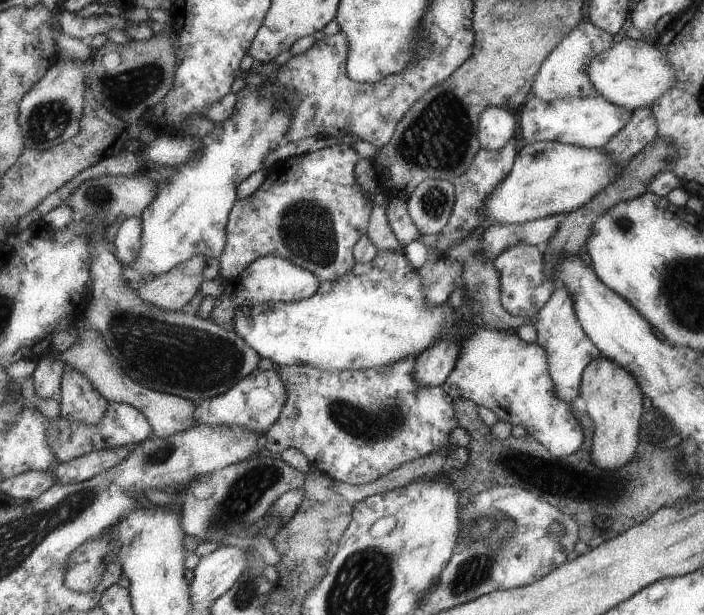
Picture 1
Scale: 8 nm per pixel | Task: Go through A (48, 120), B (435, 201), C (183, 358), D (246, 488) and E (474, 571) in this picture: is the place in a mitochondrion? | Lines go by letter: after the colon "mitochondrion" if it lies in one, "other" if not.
A: mitochondrion
B: mitochondrion
C: mitochondrion
D: mitochondrion
E: mitochondrion

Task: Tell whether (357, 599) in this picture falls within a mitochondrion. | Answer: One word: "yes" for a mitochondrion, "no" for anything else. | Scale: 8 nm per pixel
yes

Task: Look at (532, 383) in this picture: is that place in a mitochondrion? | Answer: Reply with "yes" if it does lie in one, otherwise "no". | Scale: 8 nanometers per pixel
no

